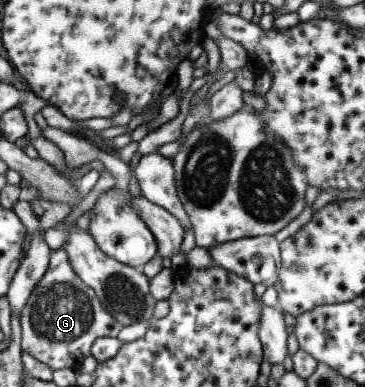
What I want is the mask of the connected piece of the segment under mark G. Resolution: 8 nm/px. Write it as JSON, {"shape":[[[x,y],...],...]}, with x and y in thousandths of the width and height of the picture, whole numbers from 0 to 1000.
{"shape":[[[153,643],[137,659],[132,693],[110,729],[99,734],[79,765],[71,796],[60,801],[55,835],[60,842],[60,907],[77,910],[99,930],[129,941],[142,959],[175,951],[219,956],[233,925],[249,920],[249,902],[258,884],[277,871],[323,871],[326,858],[340,848],[318,822],[307,819],[296,801],[274,786],[274,773],[227,724],[203,703],[178,643]]]}

